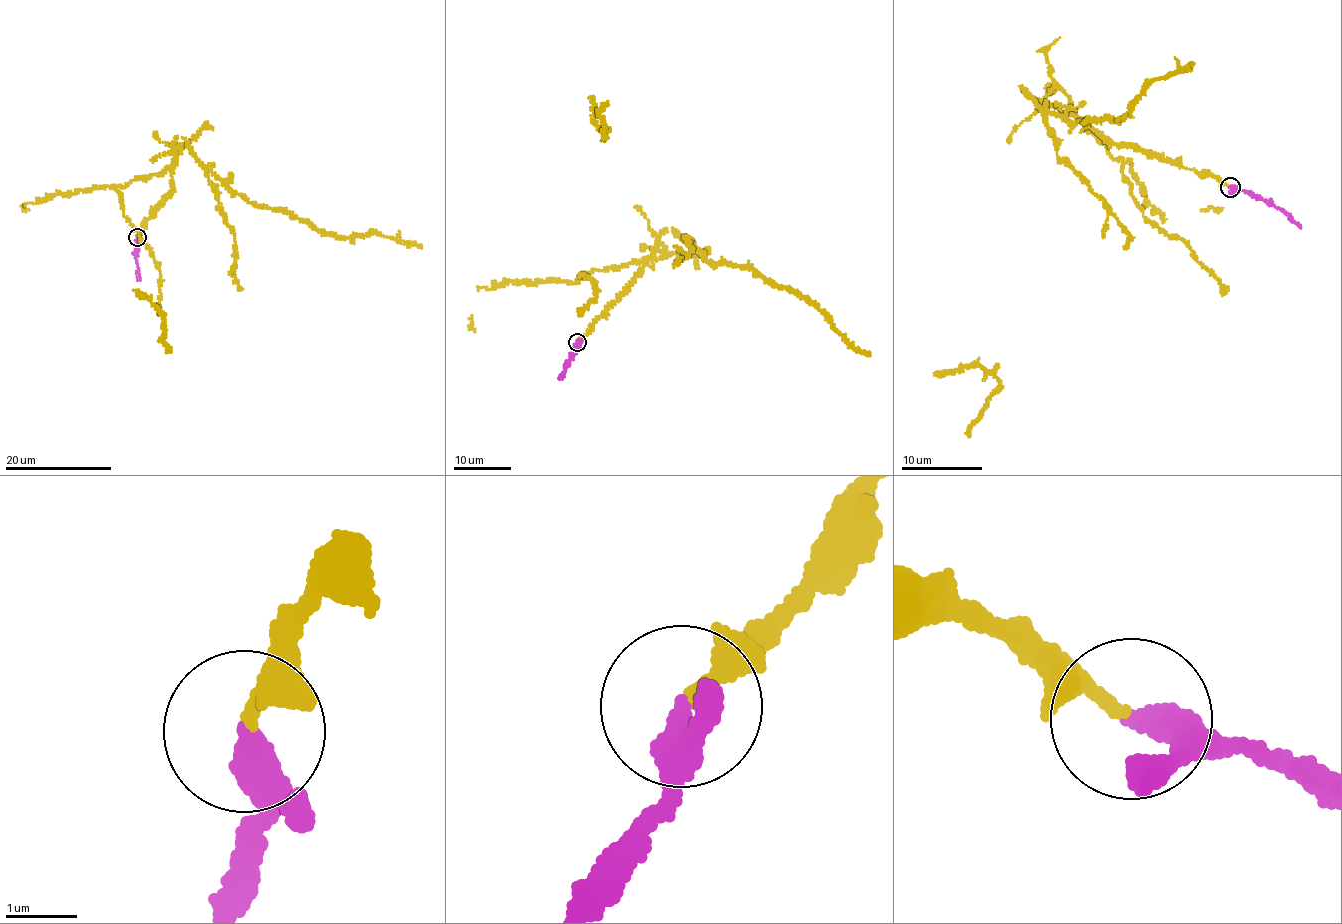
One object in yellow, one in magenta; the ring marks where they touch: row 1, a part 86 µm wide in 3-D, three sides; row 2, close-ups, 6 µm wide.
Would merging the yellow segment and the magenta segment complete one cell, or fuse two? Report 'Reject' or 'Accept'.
Accept

